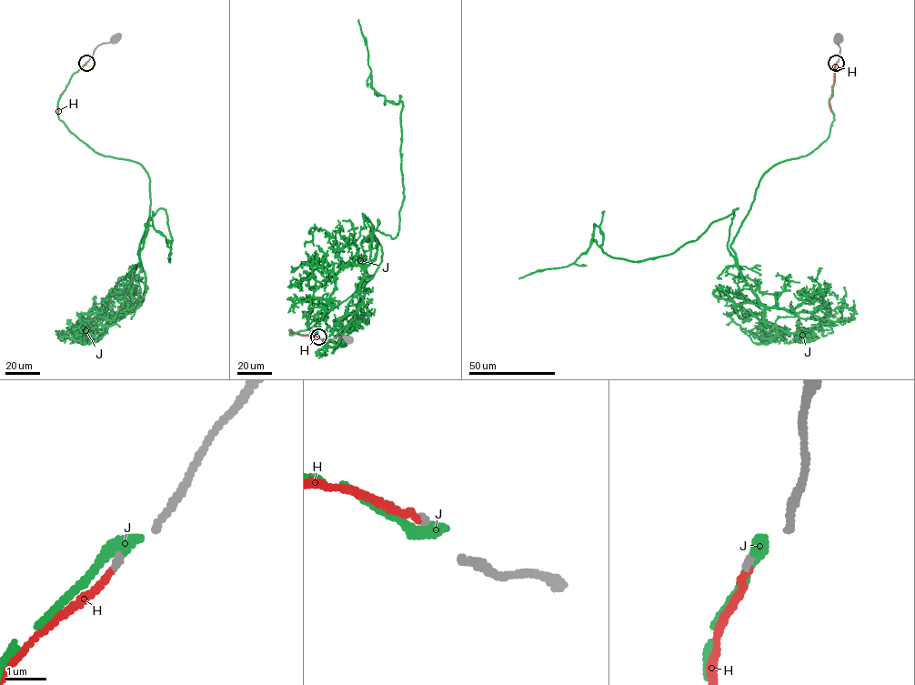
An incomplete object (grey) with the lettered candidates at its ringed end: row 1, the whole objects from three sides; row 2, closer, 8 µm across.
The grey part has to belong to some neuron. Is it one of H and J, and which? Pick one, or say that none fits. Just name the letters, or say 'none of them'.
H

